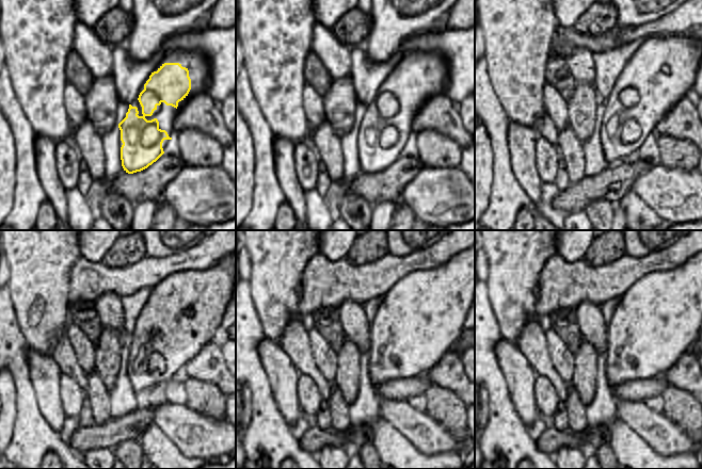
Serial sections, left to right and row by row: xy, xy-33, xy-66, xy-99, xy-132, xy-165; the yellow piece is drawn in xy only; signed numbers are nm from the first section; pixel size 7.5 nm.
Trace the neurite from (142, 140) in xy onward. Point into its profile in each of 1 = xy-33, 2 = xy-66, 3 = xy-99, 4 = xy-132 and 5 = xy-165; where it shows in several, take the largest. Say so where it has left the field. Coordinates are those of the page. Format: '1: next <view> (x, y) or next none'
1: next xy-33 (413, 81)
2: next xy-66 (661, 71)
3: next xy-99 (187, 308)
4: next xy-132 (427, 309)
5: next xy-165 (666, 309)

